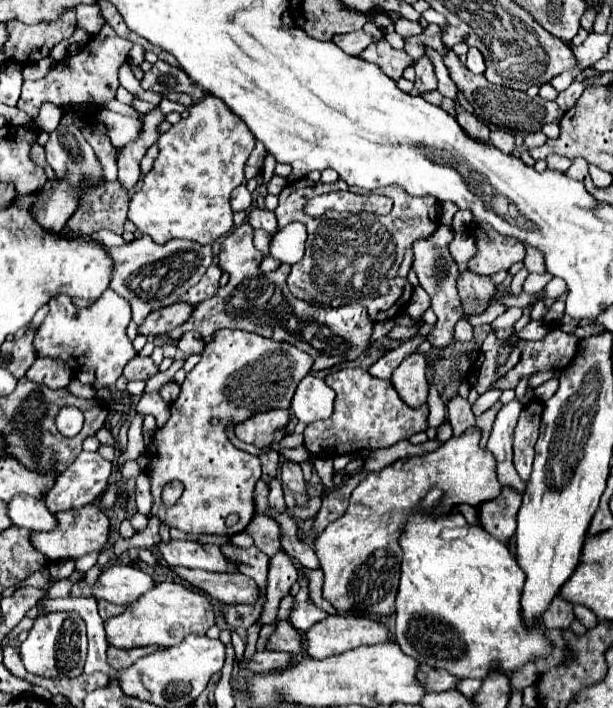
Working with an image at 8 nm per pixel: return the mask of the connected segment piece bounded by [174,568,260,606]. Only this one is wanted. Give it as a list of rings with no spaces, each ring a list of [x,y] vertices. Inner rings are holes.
[[[174,568],[174,572],[188,580],[192,586],[204,590],[212,598],[226,604],[250,604],[254,606],[260,598],[260,588],[252,578],[244,574],[216,574],[190,568]]]

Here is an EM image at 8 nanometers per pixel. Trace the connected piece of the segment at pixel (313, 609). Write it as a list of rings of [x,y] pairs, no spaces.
[[[304,584],[300,588],[300,592],[296,594],[296,602],[294,602],[294,608],[292,608],[292,614],[290,614],[290,622],[296,630],[302,630],[302,634],[308,630],[308,626],[314,626],[316,620],[322,620],[322,618],[328,618],[330,614],[320,610],[314,602],[310,602],[310,596],[308,596],[308,586]]]

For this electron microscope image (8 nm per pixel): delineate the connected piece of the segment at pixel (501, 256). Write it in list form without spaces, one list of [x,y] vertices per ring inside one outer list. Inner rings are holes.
[[[478,220],[470,224],[470,230],[476,236],[478,246],[478,254],[468,262],[472,272],[490,276],[496,272],[508,272],[512,264],[524,262],[526,248],[522,242],[500,236],[490,224]]]

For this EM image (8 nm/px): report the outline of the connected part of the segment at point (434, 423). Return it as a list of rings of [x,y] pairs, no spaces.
[[[434,386],[429,387],[427,404],[429,406],[429,427],[437,428],[441,424],[448,422],[448,419],[446,419],[446,406],[441,400],[439,392]]]

